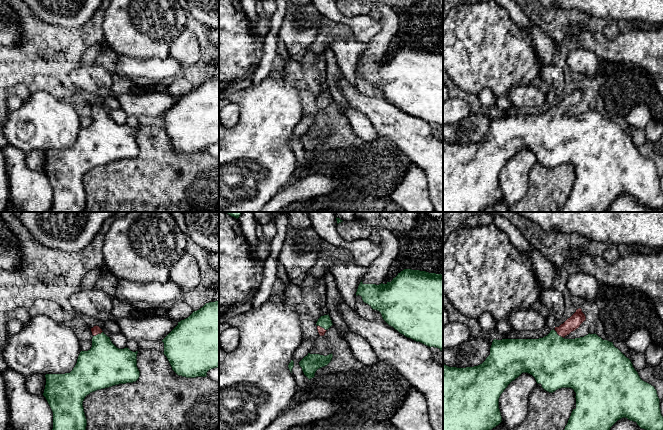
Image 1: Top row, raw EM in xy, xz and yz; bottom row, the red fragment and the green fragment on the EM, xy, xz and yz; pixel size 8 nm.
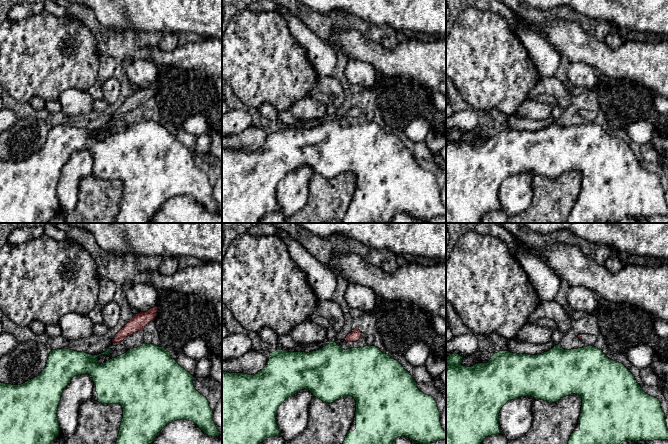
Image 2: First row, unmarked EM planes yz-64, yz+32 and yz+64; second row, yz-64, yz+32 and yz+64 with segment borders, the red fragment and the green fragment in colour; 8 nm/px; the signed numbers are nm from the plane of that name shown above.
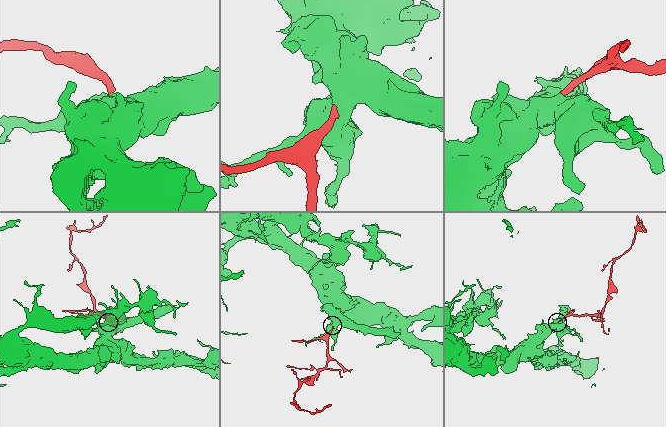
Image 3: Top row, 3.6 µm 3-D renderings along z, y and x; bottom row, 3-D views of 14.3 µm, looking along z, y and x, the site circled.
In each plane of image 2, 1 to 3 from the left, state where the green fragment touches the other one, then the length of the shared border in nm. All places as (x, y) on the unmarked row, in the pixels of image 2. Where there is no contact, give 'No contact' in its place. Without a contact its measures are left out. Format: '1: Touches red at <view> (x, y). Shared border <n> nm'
1: No contact
2: No contact
3: No contact

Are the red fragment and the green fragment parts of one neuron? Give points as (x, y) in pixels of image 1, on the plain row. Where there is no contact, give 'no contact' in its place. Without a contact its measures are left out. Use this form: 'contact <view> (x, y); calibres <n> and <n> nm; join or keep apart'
contact yz (558, 110); calibres 110 and 420 nm; join

